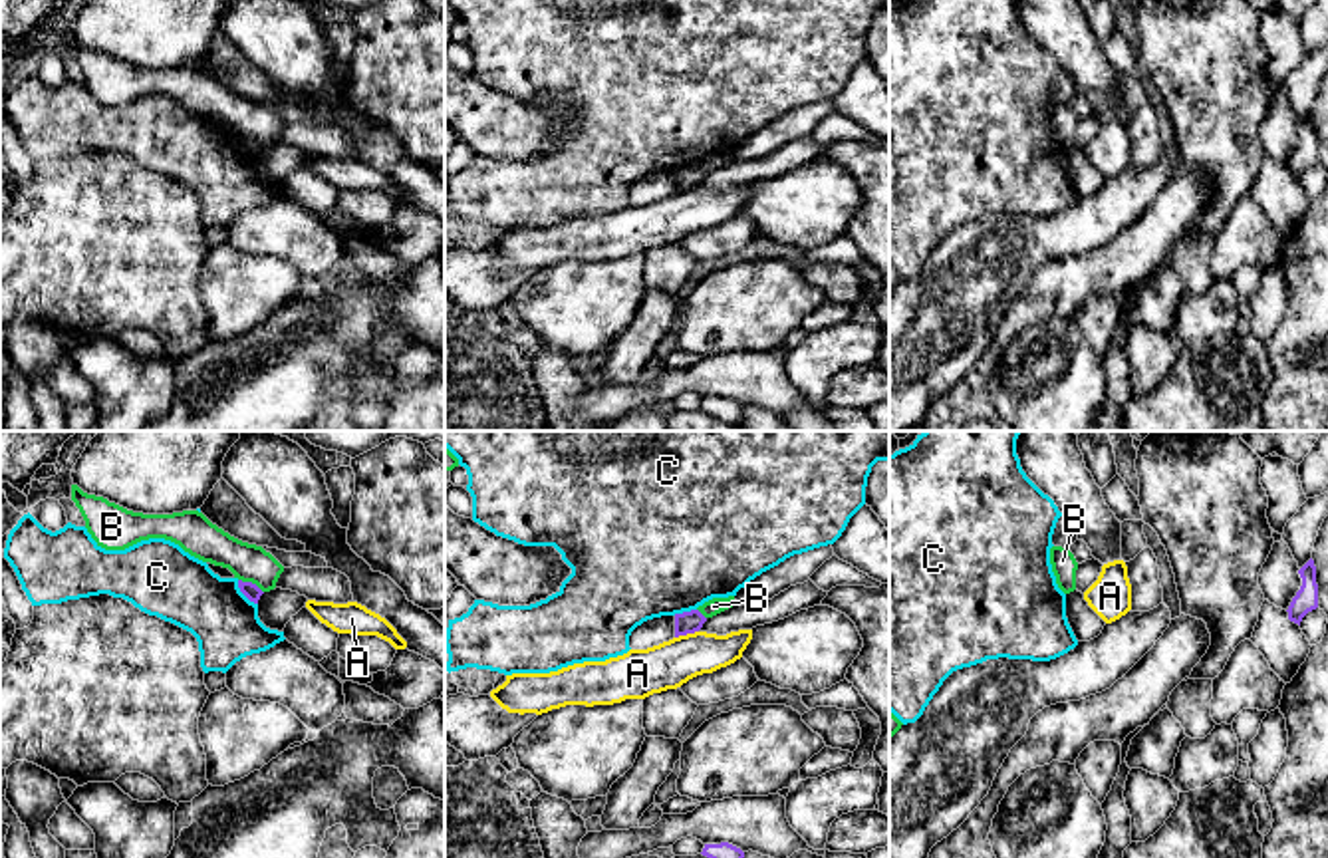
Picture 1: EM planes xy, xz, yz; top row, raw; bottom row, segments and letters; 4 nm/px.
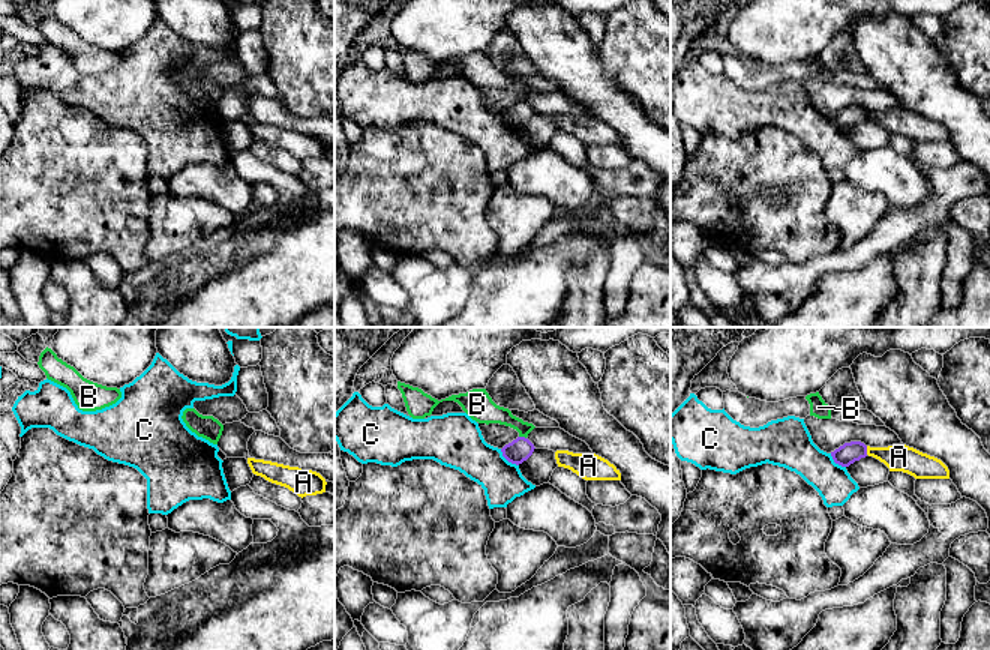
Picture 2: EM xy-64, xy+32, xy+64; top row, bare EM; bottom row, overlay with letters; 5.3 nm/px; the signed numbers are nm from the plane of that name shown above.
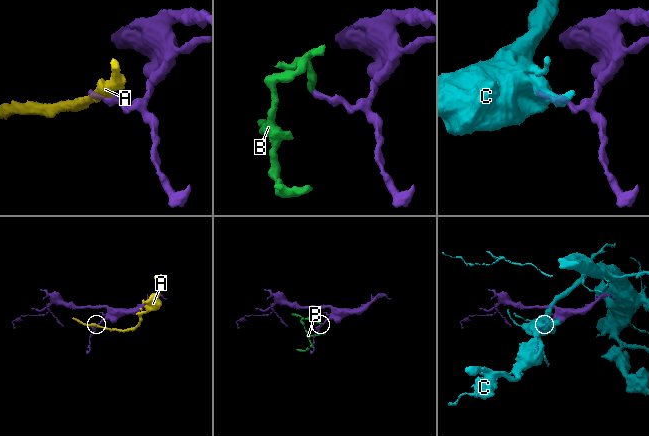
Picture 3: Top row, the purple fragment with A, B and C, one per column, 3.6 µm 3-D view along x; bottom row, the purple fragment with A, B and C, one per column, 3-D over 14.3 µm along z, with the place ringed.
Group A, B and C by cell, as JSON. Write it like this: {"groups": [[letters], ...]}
{"groups": [["A"], ["B"], ["C"]]}

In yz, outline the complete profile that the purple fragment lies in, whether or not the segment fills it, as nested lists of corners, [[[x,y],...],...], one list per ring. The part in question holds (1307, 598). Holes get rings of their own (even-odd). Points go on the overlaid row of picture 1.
[[[1310,558],[1300,570],[1302,586],[1292,598],[1288,606],[1288,620],[1298,624],[1302,618],[1318,608],[1318,584],[1316,584],[1316,566],[1314,560]]]

